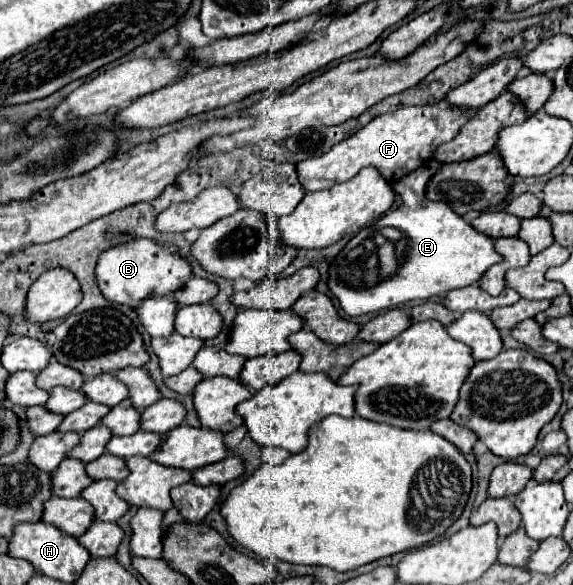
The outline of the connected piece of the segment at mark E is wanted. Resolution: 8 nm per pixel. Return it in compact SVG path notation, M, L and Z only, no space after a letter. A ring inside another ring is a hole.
M424 200L416 206L400 204L396 210L384 214L374 226L358 232L342 252L332 260L328 270L328 290L338 298L340 308L348 316L362 316L368 312L380 312L396 308L402 302L410 300L428 300L436 294L450 292L454 288L470 286L480 280L480 276L502 256L494 250L494 242L476 232L464 218L460 218L452 208L440 202ZM450 220L452 226L450 226ZM380 228L400 228L406 236L404 246L396 250L396 260L392 266L382 264L378 256L376 234ZM366 272L374 272L370 280L364 280Z

